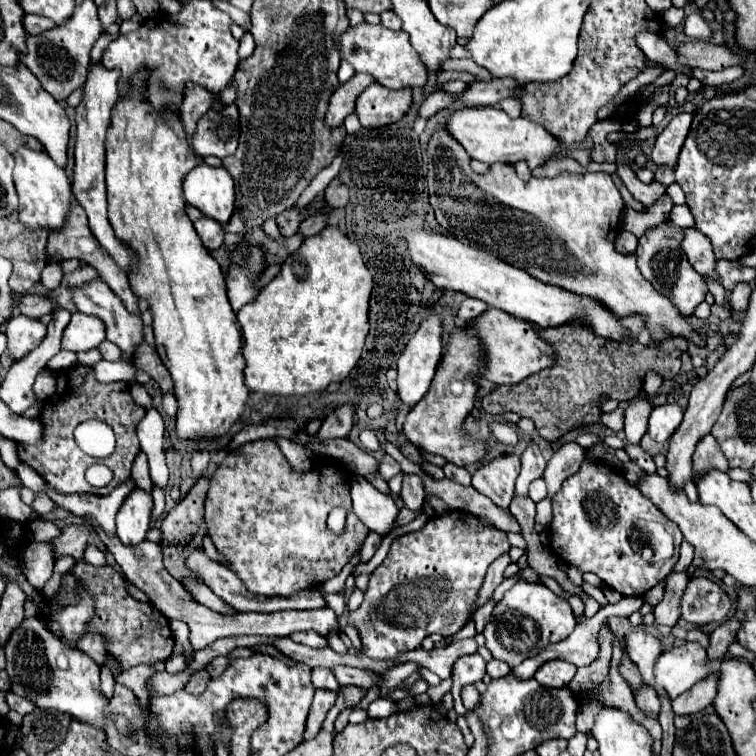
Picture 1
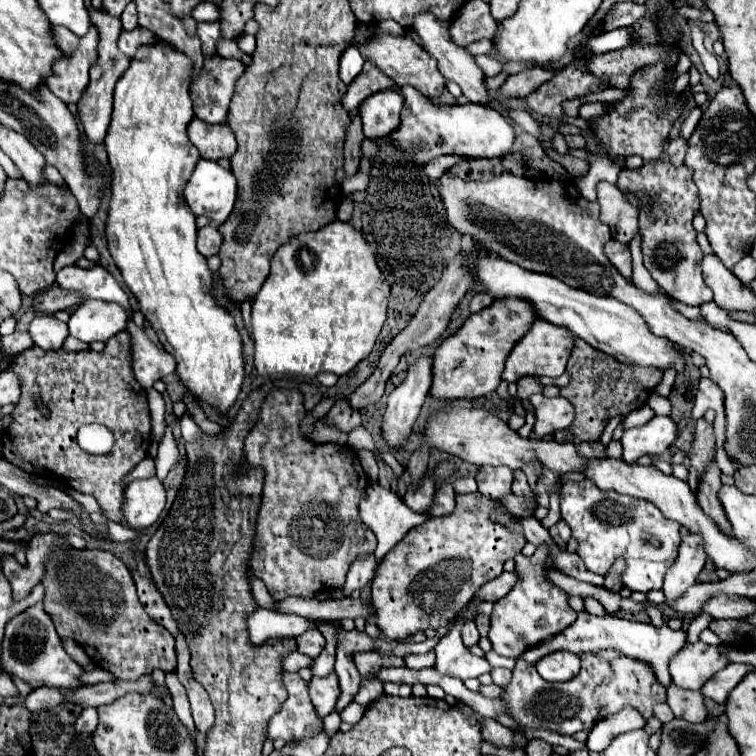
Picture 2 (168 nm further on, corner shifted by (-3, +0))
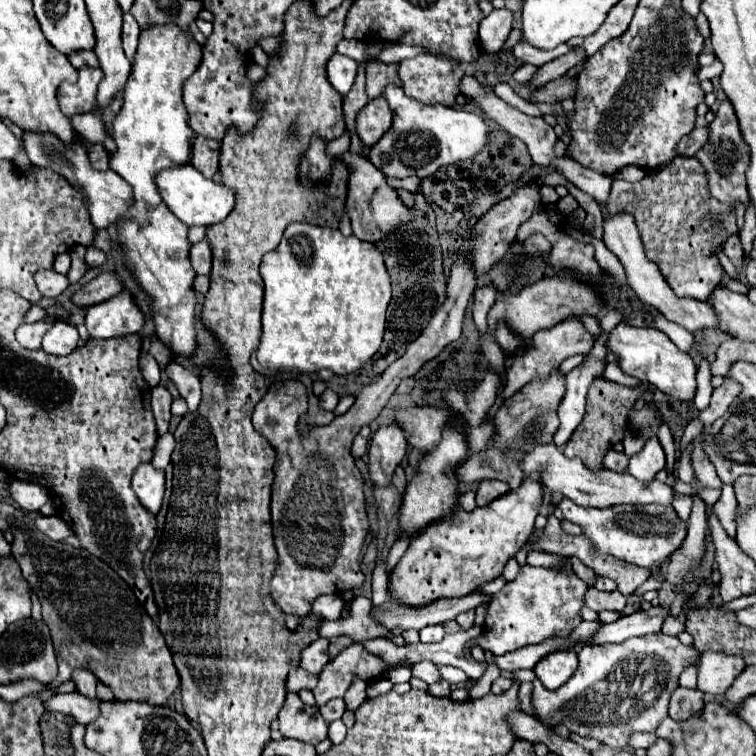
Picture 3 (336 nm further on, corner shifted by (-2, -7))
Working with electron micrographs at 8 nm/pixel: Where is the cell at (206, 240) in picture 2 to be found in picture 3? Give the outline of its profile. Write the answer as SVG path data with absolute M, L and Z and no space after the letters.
M202 240L190 248L190 264L192 264L196 274L206 274L206 276L210 274L212 250L210 250L210 244L206 240Z

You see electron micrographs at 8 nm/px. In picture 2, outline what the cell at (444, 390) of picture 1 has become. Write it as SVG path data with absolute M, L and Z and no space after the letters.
M519 297L493 301L481 313L471 315L453 335L449 335L435 351L433 385L429 395L439 401L475 399L493 393L501 383L501 373L511 347L527 333L537 319L533 307Z

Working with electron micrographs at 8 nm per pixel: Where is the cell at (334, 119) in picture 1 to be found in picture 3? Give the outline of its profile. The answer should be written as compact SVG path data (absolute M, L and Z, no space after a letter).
M368 62L366 64L366 94L368 98L378 98L388 84L400 86L398 80L398 64L384 64L384 62Z

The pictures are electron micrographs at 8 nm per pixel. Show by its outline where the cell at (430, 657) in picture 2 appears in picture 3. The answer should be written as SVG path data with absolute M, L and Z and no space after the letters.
M397 666L389 672L389 680L393 684L409 682L412 678L410 667Z

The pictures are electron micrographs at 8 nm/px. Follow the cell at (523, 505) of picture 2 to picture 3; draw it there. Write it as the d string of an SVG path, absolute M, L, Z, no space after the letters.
M524 476L518 492L510 490L474 512L458 508L456 516L430 524L422 534L410 540L406 554L390 574L390 594L404 604L420 606L436 598L466 596L480 584L498 578L506 562L528 542L542 494L538 476Z

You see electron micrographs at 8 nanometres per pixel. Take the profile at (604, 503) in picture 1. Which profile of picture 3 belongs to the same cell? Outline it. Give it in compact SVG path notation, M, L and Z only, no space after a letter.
M564 498L558 508L564 518L580 524L584 528L584 536L588 536L600 554L612 554L628 564L650 568L654 578L658 576L658 568L670 556L670 552L678 550L682 540L686 538L686 522L682 522L672 506L646 504L646 506L610 506L610 508L582 508Z

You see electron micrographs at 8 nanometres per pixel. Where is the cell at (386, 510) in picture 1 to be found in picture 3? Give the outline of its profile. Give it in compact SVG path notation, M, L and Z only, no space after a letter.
M378 564L372 574L372 604L382 606L388 600L388 574L384 564Z

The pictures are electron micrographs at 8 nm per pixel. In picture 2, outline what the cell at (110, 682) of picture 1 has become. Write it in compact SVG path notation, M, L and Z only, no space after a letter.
M85 707L83 713L79 715L77 723L75 723L75 731L81 733L81 735L87 735L87 733L93 733L97 729L97 723L99 723L99 715L97 715L97 709L93 707Z

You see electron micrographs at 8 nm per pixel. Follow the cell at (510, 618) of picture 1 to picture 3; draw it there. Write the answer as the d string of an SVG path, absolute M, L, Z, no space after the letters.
M526 564L520 568L514 582L506 584L494 594L482 634L470 639L466 650L470 652L472 646L480 646L482 650L490 650L494 656L502 656L528 644L540 644L550 636L570 636L570 632L574 632L574 628L582 622L580 610L584 606L584 594L586 584L574 574L570 566L534 568Z

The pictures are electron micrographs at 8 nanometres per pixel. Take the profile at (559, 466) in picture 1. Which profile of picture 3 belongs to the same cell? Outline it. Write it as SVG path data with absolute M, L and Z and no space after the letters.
M610 450L604 458L604 466L608 470L614 470L614 472L624 472L626 466L628 466L628 458L622 454L622 452L616 452L616 450Z

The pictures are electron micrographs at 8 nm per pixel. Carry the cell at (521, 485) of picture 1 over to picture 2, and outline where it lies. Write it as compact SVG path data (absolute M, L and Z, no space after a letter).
M535 395L529 399L535 407L535 427L533 427L533 437L543 439L545 435L553 435L559 429L565 429L573 421L573 405L565 401L563 397L545 397L545 395Z

